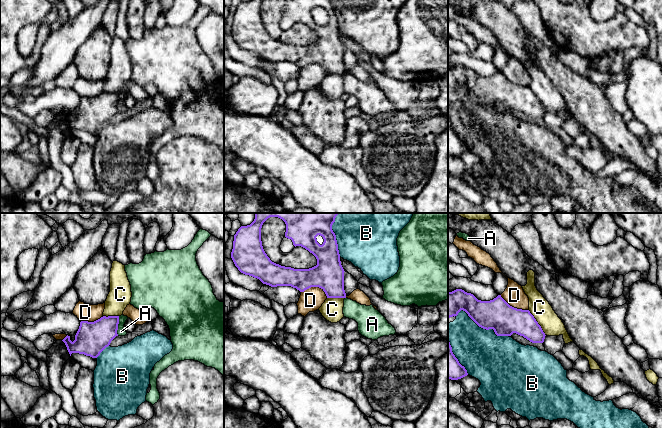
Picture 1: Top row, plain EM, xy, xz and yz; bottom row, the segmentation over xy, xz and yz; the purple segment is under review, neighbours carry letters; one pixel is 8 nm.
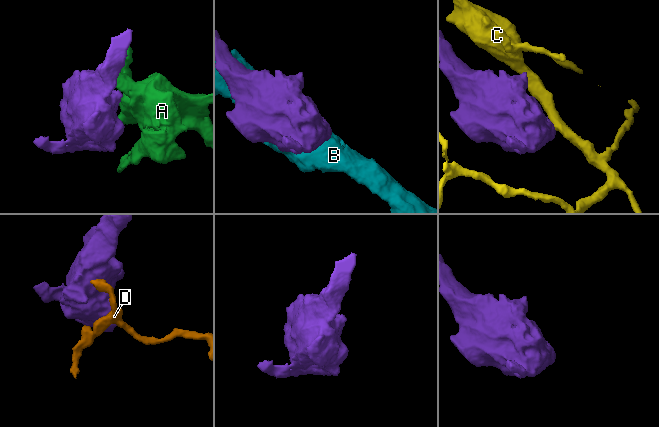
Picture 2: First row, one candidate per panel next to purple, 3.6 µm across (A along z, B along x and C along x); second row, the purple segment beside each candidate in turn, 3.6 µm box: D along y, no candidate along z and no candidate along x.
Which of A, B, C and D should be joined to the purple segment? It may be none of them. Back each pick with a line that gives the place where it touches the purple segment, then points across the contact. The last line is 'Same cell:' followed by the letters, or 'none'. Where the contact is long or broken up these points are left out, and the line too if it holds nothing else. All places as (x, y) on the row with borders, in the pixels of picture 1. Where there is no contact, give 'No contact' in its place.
Same cell: none

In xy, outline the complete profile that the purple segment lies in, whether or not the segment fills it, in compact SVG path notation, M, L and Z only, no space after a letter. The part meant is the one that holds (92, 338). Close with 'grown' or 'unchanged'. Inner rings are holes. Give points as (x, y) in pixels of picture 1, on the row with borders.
M103 316L94 322L81 321L75 340L72 342L67 335L62 341L70 356L72 353L79 353L97 358L118 336L118 324L119 316Z; unchanged

